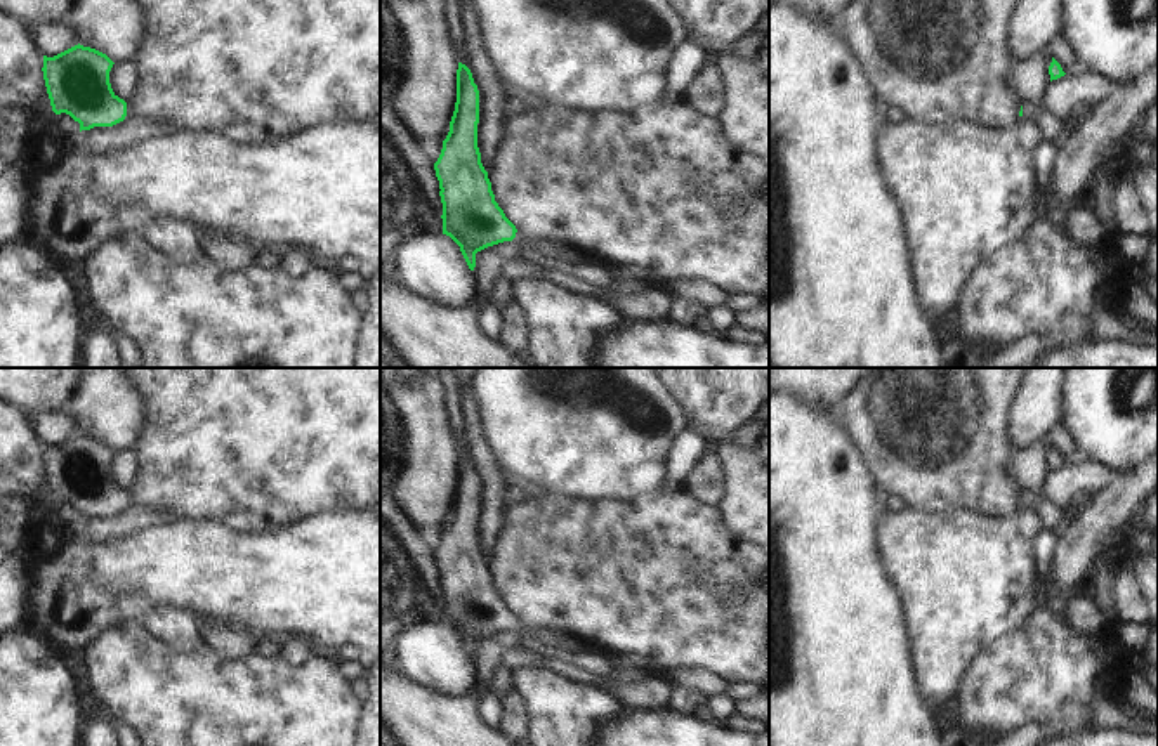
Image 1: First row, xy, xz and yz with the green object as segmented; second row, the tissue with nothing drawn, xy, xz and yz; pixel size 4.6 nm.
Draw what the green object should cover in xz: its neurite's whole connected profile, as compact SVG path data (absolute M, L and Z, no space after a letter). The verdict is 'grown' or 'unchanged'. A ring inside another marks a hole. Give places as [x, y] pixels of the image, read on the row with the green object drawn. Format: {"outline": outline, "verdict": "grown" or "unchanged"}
{"outline": "M458 62L455 111L434 170L441 189L443 234L460 246L469 269L474 271L477 252L512 241L521 257L538 267L559 269L589 285L608 288L615 279L601 264L547 258L517 232L495 201L488 172L481 163L477 123L479 90L470 69Z", "verdict": "grown"}

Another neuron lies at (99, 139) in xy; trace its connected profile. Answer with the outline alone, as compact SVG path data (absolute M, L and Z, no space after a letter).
M127 116L113 127L94 127L68 135L68 146L83 147L90 153L106 153L123 149L141 139L167 134L167 125L149 116Z

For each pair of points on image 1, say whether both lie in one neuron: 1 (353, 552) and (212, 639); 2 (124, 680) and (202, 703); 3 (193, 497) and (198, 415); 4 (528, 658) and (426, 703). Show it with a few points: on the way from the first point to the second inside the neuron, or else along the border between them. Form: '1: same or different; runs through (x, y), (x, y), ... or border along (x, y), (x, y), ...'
1: different; border along (200, 620), (245, 628), (259, 637)
2: same; runs through (143, 680), (176, 703), (183, 703)
3: same; runs through (193, 476), (193, 462), (198, 457), (198, 436)
4: different; border along (523, 647), (509, 653), (500, 663)

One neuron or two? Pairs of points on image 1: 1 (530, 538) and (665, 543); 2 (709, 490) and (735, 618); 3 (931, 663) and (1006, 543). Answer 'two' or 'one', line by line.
1: one
2: two
3: one

